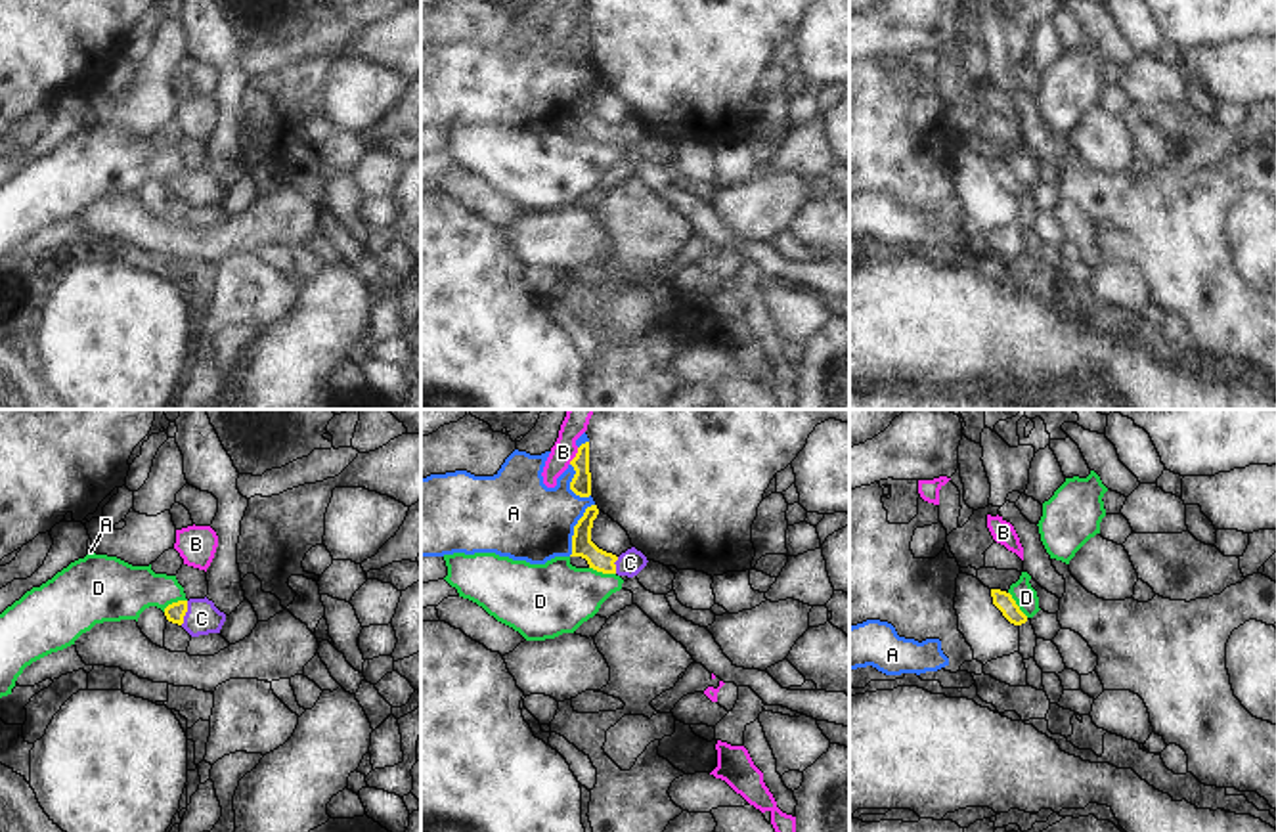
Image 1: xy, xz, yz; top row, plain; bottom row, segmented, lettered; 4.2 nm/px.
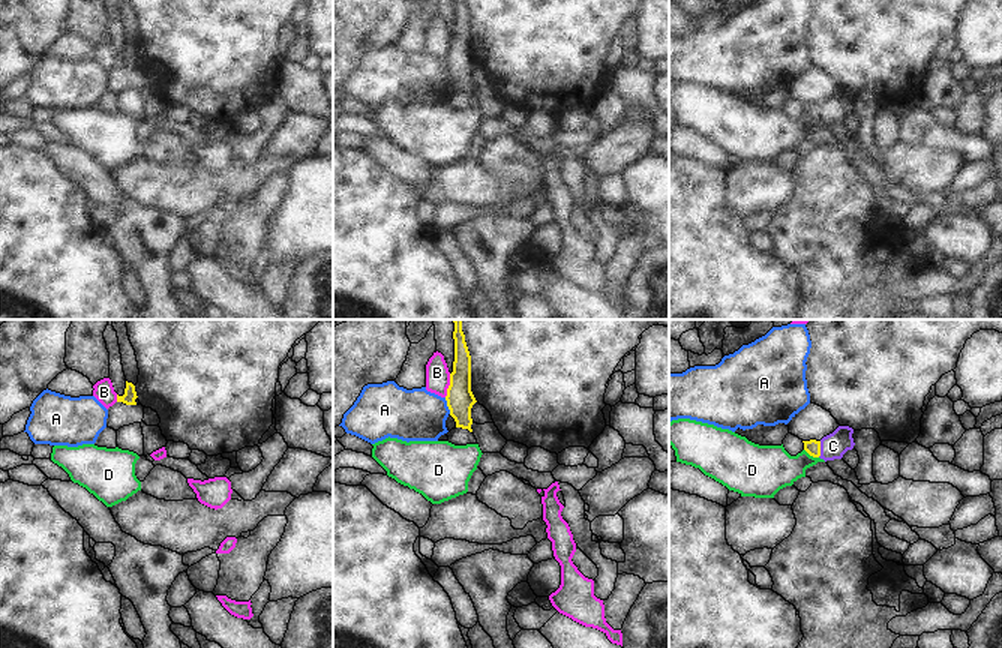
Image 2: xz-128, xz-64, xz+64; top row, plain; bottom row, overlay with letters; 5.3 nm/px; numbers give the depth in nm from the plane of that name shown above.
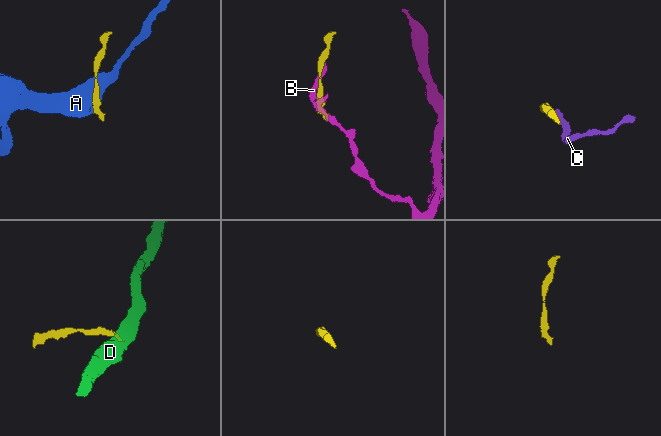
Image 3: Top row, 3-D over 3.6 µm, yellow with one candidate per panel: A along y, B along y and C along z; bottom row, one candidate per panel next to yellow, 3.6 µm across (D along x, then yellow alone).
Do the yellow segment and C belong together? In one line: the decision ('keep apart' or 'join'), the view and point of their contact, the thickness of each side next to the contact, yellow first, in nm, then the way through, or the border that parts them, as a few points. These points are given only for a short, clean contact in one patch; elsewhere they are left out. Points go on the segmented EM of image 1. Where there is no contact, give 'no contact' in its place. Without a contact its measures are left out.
join; contact xy (186, 611); calibres 90 and 140 nm; way xy (175, 613), (186, 611), (201, 618)

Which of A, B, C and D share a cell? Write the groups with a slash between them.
A / B / C / D

